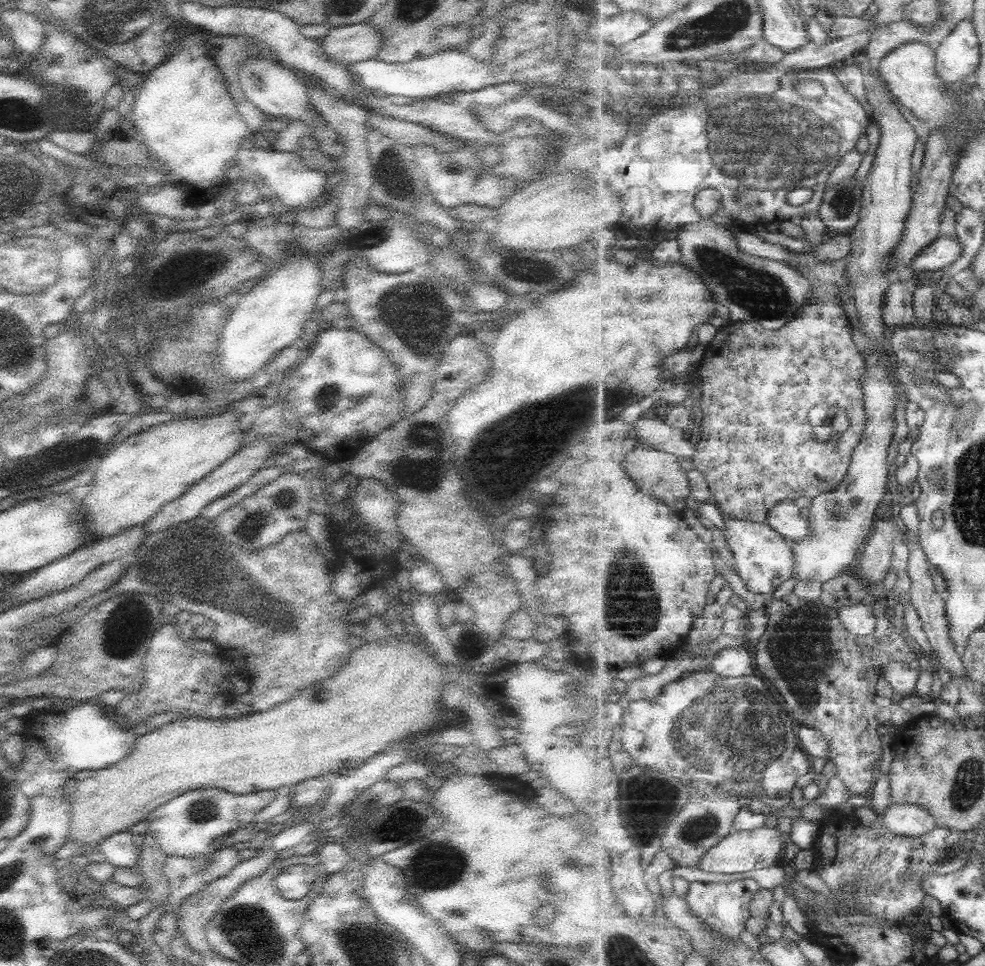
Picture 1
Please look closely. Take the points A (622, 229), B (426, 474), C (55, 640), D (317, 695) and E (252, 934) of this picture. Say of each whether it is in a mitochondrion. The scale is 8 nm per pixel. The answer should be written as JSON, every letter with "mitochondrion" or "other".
{"A":"other","B":"mitochondrion","C":"other","D":"other","E":"mitochondrion"}

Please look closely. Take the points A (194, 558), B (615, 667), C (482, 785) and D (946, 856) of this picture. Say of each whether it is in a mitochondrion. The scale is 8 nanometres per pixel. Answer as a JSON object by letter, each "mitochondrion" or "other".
{"A":"mitochondrion","B":"other","C":"other","D":"mitochondrion"}

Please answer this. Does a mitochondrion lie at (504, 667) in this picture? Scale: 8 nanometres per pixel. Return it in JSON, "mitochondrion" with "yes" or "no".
{"mitochondrion":"no"}

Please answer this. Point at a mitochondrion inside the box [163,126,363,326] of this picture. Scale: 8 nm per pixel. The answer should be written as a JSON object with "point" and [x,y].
{"point":[194,263]}

